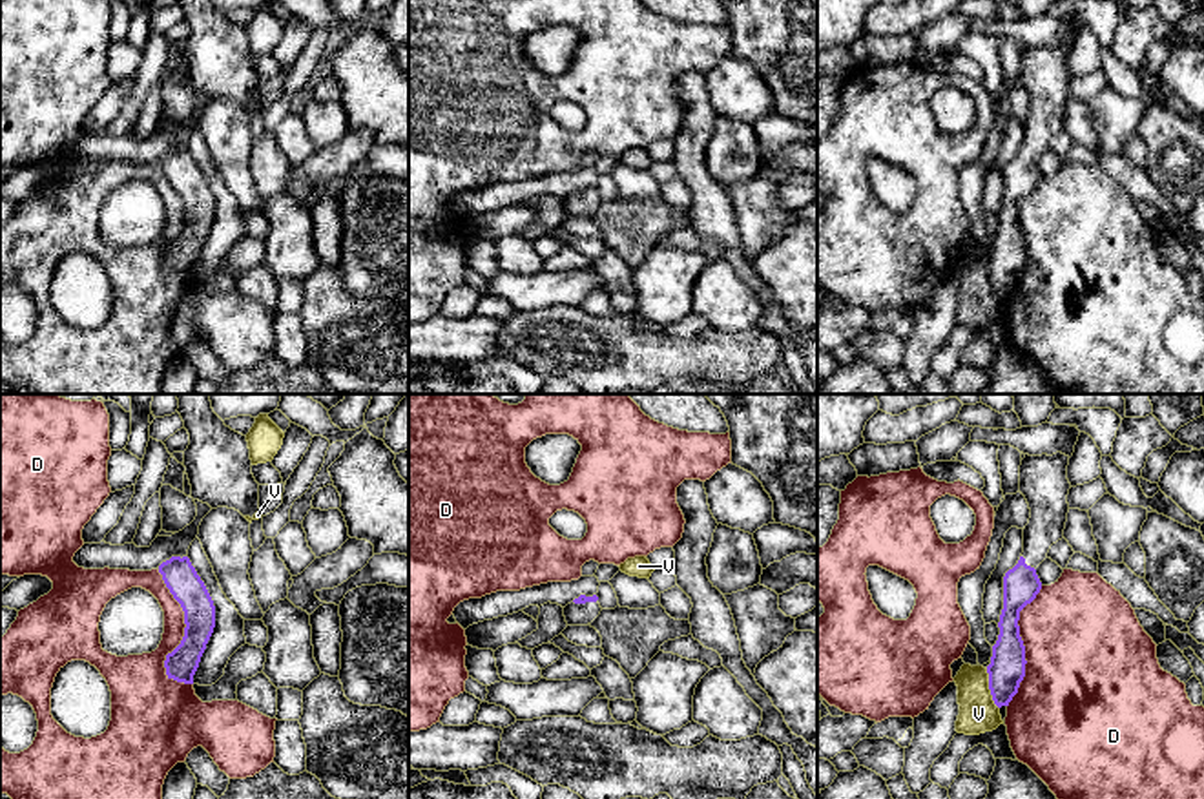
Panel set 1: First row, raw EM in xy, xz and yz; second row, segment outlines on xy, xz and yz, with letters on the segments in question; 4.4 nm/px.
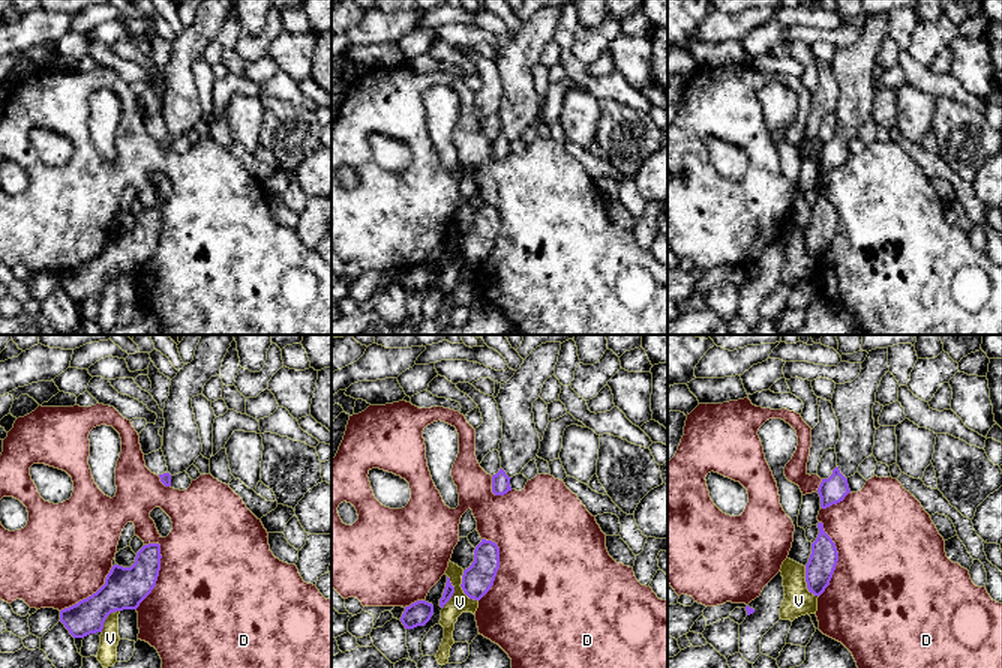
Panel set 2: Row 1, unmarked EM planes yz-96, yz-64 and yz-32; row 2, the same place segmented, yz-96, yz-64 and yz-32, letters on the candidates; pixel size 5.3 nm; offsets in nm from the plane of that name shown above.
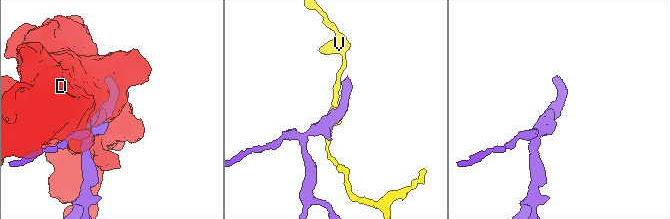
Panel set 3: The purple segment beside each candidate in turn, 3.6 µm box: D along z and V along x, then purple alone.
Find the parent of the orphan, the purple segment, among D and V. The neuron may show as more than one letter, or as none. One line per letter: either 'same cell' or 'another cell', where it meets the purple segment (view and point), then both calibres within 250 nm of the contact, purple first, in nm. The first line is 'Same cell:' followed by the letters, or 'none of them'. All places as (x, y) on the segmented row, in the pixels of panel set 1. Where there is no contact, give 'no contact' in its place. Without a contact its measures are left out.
Same cell: none of them
D: another cell | xy (185, 635) | 150/190 nm
V: another cell | yz (989, 688) | 160/170 nm

